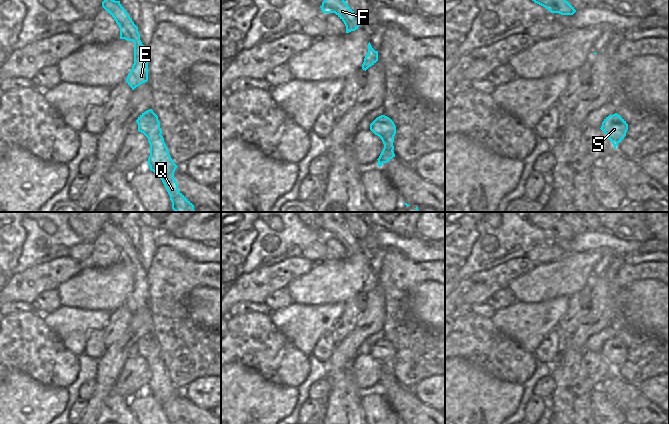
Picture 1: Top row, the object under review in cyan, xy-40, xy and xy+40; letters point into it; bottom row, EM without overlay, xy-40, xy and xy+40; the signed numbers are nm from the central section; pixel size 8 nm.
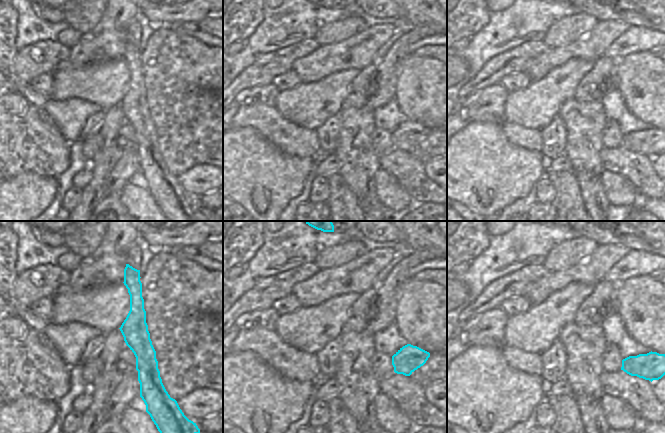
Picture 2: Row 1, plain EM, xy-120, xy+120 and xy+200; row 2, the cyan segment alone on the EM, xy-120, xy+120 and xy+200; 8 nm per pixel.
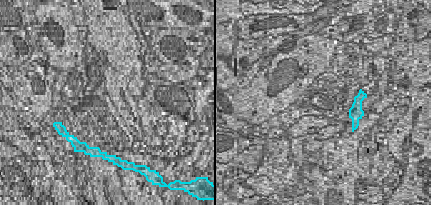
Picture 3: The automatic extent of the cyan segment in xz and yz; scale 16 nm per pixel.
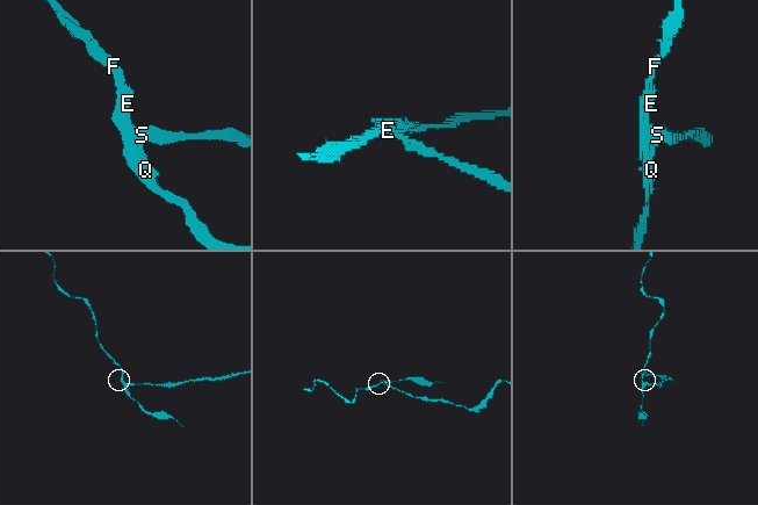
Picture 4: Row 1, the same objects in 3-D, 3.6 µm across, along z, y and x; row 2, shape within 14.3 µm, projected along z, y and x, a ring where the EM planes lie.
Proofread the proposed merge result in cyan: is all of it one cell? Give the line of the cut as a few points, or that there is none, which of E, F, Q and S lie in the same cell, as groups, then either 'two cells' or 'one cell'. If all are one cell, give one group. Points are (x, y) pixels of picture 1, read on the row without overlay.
cut in xy along (374, 344), (373, 351), (385, 362), (392, 374); E F Q / S; two cells

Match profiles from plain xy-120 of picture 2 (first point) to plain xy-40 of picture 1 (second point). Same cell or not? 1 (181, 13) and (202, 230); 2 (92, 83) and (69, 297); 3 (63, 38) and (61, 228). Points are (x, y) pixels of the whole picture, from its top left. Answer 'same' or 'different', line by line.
1: same
2: same
3: different

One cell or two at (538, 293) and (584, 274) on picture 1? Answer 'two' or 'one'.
one

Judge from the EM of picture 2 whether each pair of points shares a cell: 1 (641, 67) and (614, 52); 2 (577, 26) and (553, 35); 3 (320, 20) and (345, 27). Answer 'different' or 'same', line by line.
1: different
2: same
3: different

